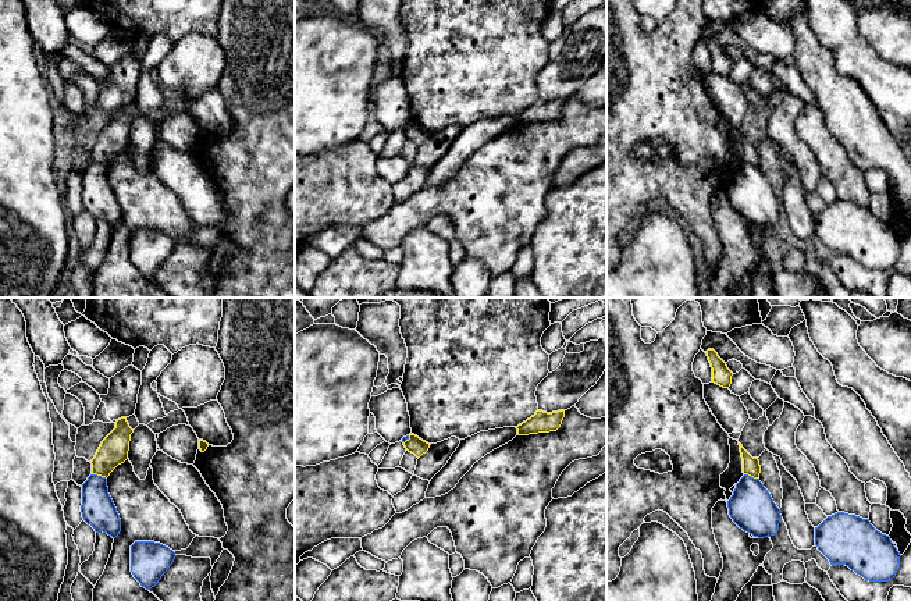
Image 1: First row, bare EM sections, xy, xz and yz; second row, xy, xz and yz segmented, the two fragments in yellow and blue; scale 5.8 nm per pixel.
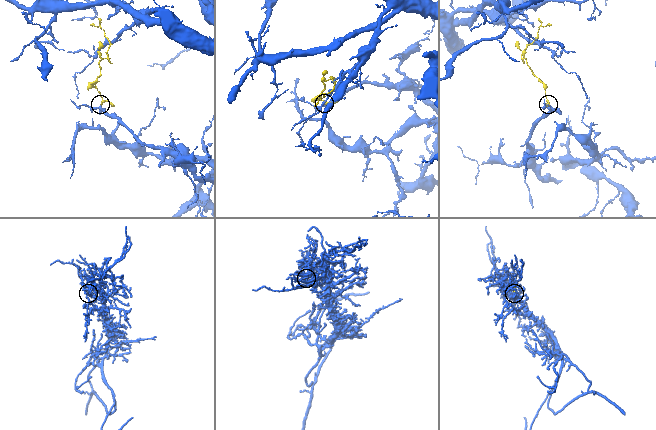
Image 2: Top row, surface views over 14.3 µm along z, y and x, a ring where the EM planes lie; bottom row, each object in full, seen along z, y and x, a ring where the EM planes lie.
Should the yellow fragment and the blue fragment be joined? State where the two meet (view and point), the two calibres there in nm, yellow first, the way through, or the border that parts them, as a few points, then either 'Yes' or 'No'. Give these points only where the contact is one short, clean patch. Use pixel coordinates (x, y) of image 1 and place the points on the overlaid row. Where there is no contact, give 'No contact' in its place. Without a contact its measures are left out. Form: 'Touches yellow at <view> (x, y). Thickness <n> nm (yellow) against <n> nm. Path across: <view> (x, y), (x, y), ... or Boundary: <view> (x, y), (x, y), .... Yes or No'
Touches yellow at xy (99, 475). Thickness 170 nm (yellow) against 190 nm. No

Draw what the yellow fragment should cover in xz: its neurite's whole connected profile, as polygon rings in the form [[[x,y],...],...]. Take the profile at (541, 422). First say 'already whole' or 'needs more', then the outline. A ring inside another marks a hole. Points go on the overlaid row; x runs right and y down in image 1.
already whole; [[[537,410],[534,416],[519,424],[517,434],[519,435],[529,435],[529,434],[538,434],[538,433],[549,433],[556,431],[562,420],[565,417],[565,410],[558,410],[552,413],[547,413],[542,410]]]

